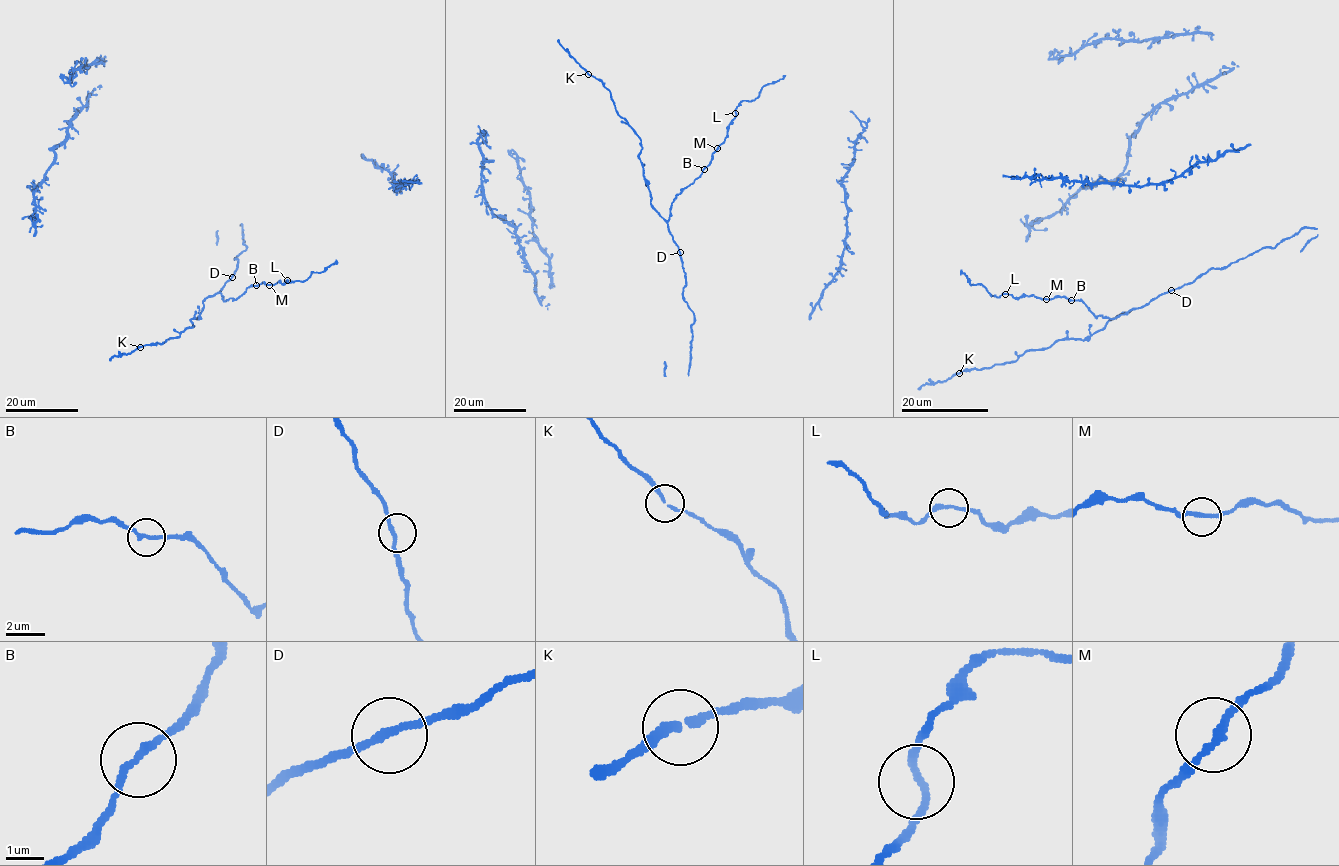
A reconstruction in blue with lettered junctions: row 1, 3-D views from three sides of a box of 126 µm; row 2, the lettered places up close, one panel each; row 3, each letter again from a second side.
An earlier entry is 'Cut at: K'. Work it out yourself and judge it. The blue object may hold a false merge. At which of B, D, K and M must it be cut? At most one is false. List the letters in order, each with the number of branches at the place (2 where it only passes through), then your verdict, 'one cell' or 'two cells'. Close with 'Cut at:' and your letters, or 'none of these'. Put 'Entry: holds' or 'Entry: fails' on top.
Entry: fails
B: 2 | one cell
D: 2 | one cell
K: 2 | one cell
M: 2 | one cell
Cut at: none of these

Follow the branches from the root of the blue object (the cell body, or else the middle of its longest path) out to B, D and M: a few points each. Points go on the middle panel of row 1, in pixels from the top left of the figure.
B: (624, 118), (640, 140), (638, 157), (651, 206), (666, 220), (675, 197), (704, 169)
D: (624, 118), (640, 140), (638, 157), (651, 206), (666, 221), (680, 252)
M: (624, 118), (640, 140), (638, 157), (651, 206), (666, 220), (675, 197), (701, 173), (717, 148)

